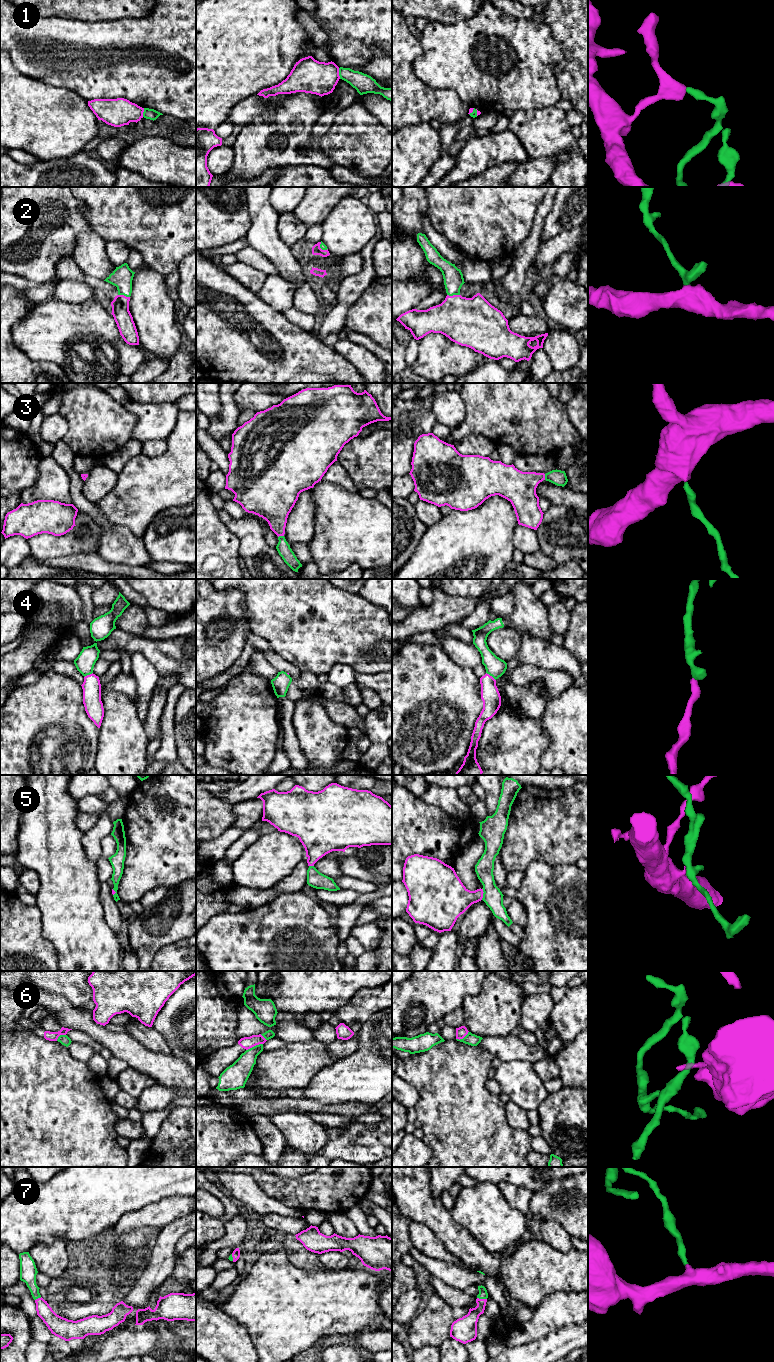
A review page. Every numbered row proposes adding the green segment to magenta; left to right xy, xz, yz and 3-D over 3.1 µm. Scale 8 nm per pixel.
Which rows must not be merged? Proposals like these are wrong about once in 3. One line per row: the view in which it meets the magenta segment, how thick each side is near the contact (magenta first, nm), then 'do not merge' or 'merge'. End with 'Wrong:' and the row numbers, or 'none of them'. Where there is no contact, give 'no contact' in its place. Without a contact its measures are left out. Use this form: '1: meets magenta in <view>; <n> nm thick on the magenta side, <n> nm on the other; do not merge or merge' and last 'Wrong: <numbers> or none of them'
1: meets magenta in xz; 280 nm thick on the magenta side, 160 nm on the other; do not merge
2: meets magenta in yz; 380 nm thick on the magenta side, 160 nm on the other; merge
3: meets magenta in xz; 280 nm thick on the magenta side, 110 nm on the other; merge
4: meets magenta in yz; 150 nm thick on the magenta side, 160 nm on the other; merge
5: meets magenta in yz; 280 nm thick on the magenta side, 160 nm on the other; do not merge
6: meets magenta in xz; 100 nm thick on the magenta side, 170 nm on the other; do not merge
7: meets magenta in yz; 160 nm thick on the magenta side, 70 nm on the other; merge
Wrong: 1, 5, 6

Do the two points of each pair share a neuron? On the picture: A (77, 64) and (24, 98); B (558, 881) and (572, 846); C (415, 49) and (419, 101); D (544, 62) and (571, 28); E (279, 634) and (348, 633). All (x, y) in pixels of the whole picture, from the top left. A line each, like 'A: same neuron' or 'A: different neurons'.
A: different neurons
B: different neurons
C: same neuron
D: different neurons
E: same neuron

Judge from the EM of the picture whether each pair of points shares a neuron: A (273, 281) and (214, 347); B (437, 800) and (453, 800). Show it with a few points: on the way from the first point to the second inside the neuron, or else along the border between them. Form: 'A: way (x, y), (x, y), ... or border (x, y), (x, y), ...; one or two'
A: border (257, 295), (267, 304), (278, 310); two
B: way (441, 800), (449, 800); one

